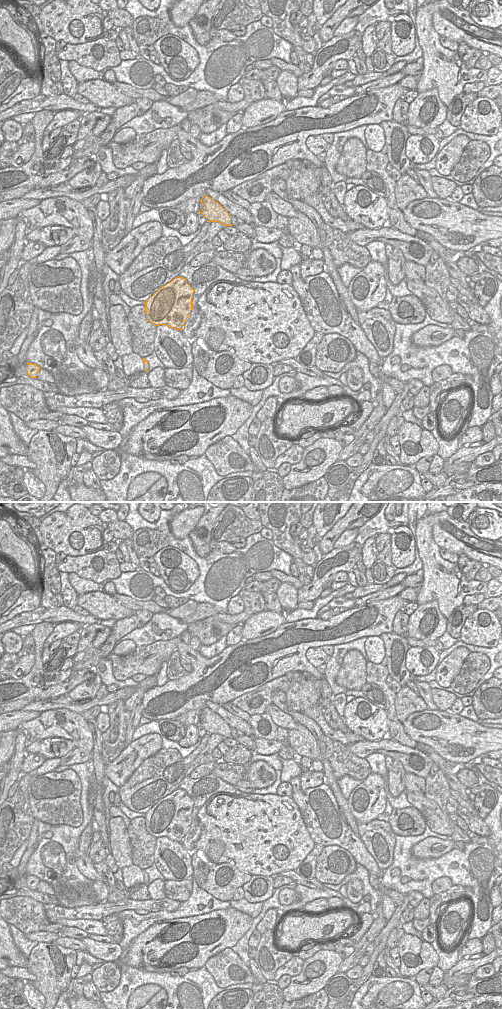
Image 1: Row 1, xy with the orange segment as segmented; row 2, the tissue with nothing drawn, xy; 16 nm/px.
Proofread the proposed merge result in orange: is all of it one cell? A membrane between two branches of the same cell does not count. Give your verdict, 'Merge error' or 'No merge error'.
No merge error

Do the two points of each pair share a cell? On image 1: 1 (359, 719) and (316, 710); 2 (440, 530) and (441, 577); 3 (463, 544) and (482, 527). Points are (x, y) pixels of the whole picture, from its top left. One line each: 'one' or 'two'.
1: two
2: two
3: two

